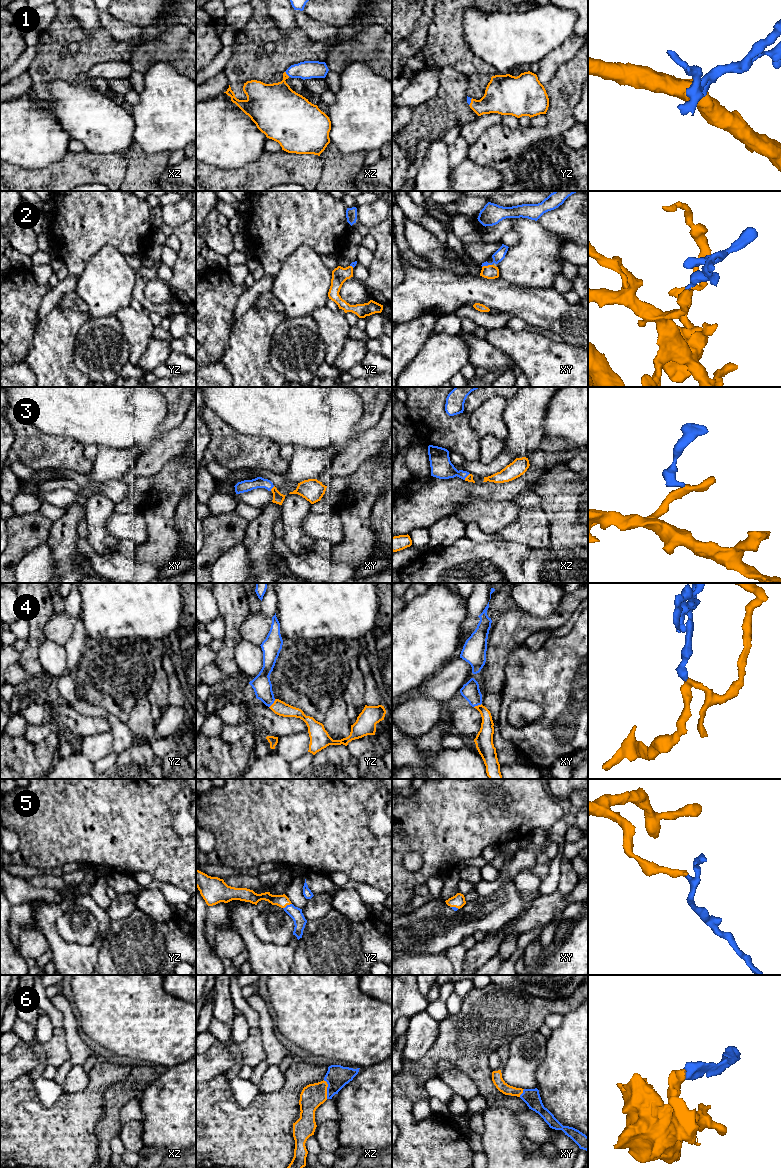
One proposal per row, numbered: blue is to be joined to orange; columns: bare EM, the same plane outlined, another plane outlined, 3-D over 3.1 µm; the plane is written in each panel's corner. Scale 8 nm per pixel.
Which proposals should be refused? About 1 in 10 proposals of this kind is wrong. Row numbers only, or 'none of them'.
none of them

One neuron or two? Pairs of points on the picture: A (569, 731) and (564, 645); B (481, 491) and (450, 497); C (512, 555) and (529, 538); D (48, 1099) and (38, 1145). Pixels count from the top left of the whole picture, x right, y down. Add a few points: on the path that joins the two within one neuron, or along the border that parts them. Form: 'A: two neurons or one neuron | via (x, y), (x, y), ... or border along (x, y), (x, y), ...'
A: one neuron | via (569, 710), (569, 677), (564, 666)
B: one neuron | via (473, 490), (458, 492)
C: two neurons | border along (502, 538), (508, 541), (518, 541), (528, 547)
D: two neurons | border along (34, 1087), (46, 1105), (63, 1092)

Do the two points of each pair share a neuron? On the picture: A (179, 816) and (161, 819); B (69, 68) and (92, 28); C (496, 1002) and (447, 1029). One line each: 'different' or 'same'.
A: different
B: different
C: same

